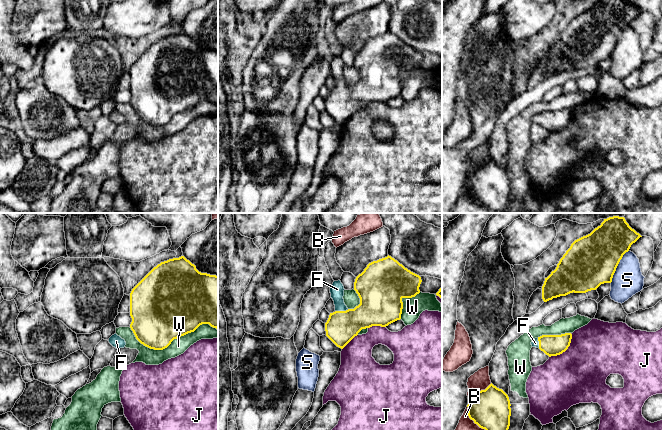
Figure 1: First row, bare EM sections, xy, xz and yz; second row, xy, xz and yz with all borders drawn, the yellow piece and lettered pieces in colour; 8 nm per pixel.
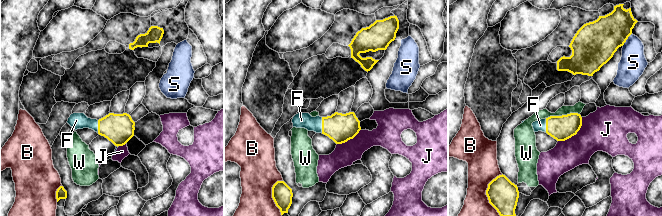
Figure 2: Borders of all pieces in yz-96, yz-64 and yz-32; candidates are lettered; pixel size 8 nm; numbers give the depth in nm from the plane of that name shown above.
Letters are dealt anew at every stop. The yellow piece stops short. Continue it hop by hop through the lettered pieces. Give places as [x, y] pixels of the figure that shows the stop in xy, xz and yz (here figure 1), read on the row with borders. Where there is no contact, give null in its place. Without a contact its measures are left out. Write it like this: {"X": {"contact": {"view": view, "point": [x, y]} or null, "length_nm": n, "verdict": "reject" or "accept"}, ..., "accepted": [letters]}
{"B": {"contact": {"view": "yz", "point": [472, 419]}, "length_nm": 240, "verdict": "reject"}, "F": {"contact": {"view": "xz", "point": [341, 311]}, "length_nm": 110, "verdict": "accept"}, "J": {"contact": {"view": "yz", "point": [565, 350]}, "length_nm": 260, "verdict": "reject"}, "S": {"contact": {"view": "yz", "point": [617, 265]}, "length_nm": 300, "verdict": "reject"}, "W": {"contact": {"view": "xy", "point": [171, 341]}, "length_nm": 700, "verdict": "reject"}, "accepted": ["F"]}

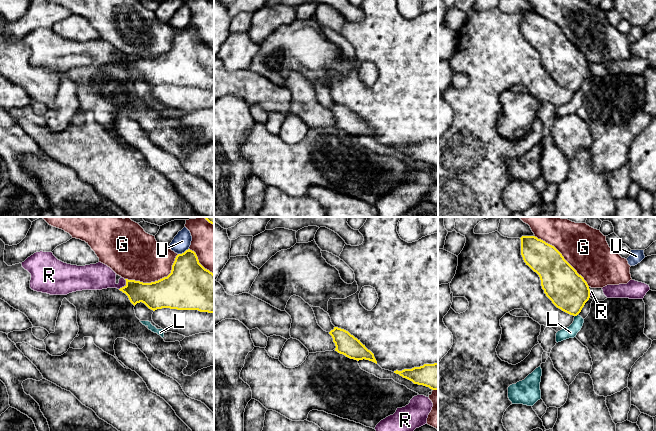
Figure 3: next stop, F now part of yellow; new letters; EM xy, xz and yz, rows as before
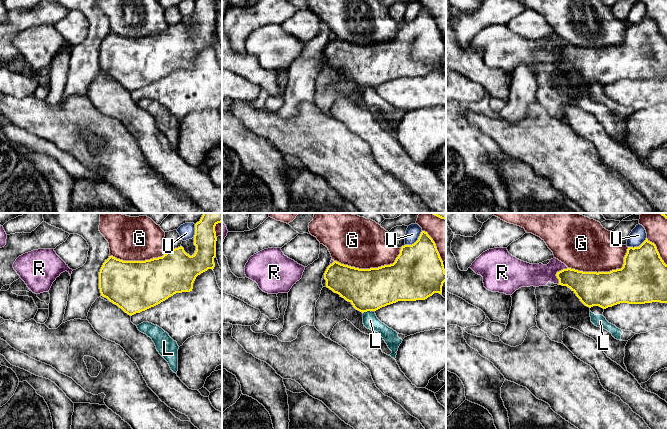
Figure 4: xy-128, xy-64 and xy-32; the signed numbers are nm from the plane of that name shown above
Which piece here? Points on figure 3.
{"G": {"contact": {"view": "xy", "point": [156, 281]}, "length_nm": 480, "verdict": "reject"}, "L": {"contact": {"view": "yz", "point": [576, 315]}, "length_nm": 30, "verdict": "reject"}, "R": {"contact": {"view": "xy", "point": [124, 286]}, "length_nm": 100, "verdict": "reject"}, "U": {"contact": {"view": "xy", "point": [184, 252]}, "length_nm": 100, "verdict": "reject"}, "accepted": []}

